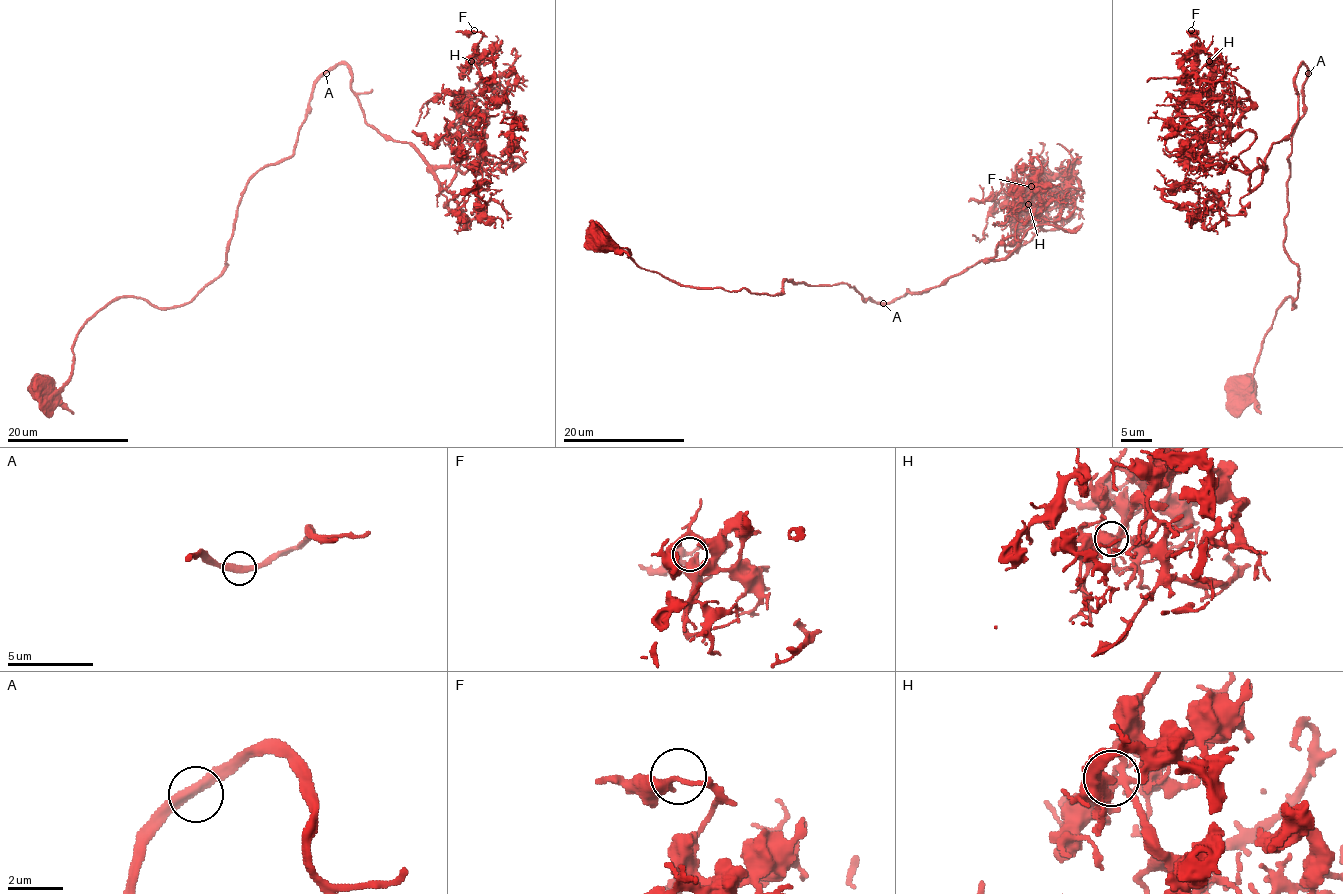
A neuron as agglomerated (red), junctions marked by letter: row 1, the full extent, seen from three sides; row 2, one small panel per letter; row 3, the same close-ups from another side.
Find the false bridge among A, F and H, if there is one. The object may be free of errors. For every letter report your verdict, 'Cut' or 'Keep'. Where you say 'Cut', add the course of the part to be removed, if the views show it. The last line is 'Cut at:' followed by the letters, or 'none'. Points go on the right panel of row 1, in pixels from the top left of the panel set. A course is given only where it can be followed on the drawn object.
A: Keep
F: Keep
H: Keep
Cut at: none

